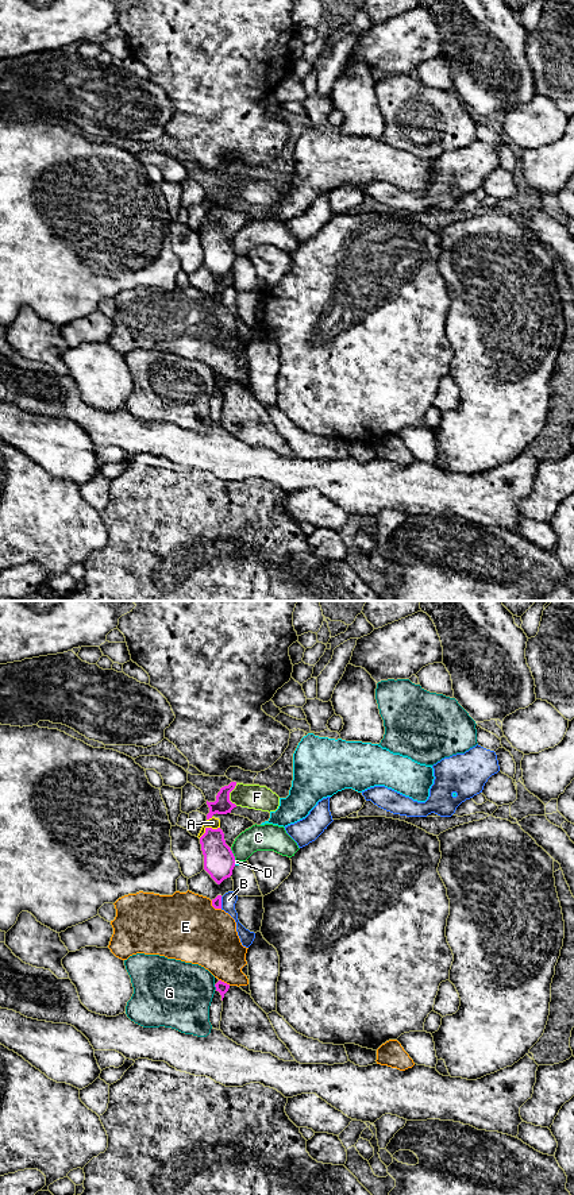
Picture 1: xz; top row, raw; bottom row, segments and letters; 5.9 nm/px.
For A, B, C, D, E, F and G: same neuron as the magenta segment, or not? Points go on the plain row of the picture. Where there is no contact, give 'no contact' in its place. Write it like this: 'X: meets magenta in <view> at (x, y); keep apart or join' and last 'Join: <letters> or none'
A: meets magenta in xz at (208, 223); keep apart
B: meets magenta in xz at (220, 297); keep apart
C: meets magenta in xz at (232, 250); keep apart
D: meets magenta in xz at (235, 258); keep apart
E: meets magenta in xz at (223, 377); keep apart
F: meets magenta in xz at (228, 189); keep apart
G: meets magenta in xz at (215, 381); keep apart
Join: none

